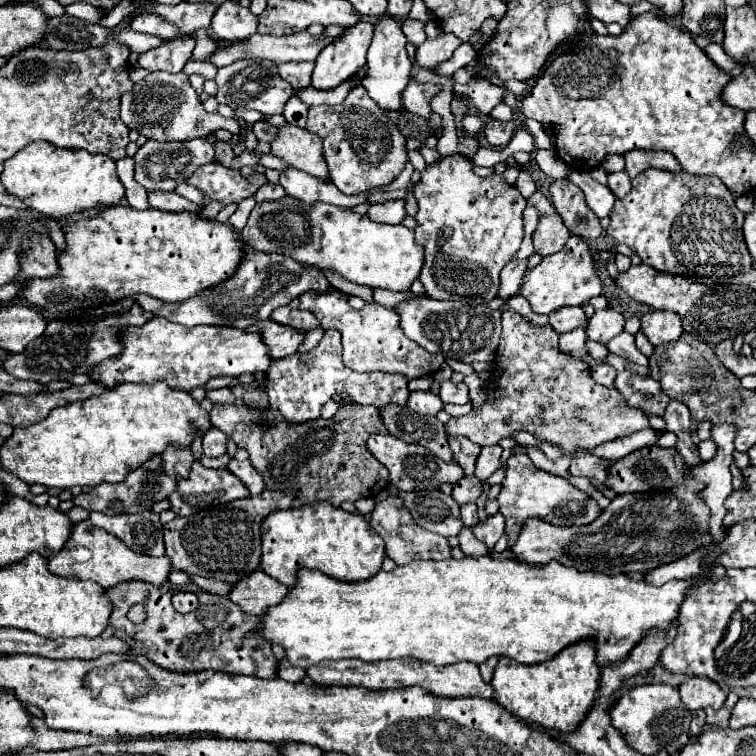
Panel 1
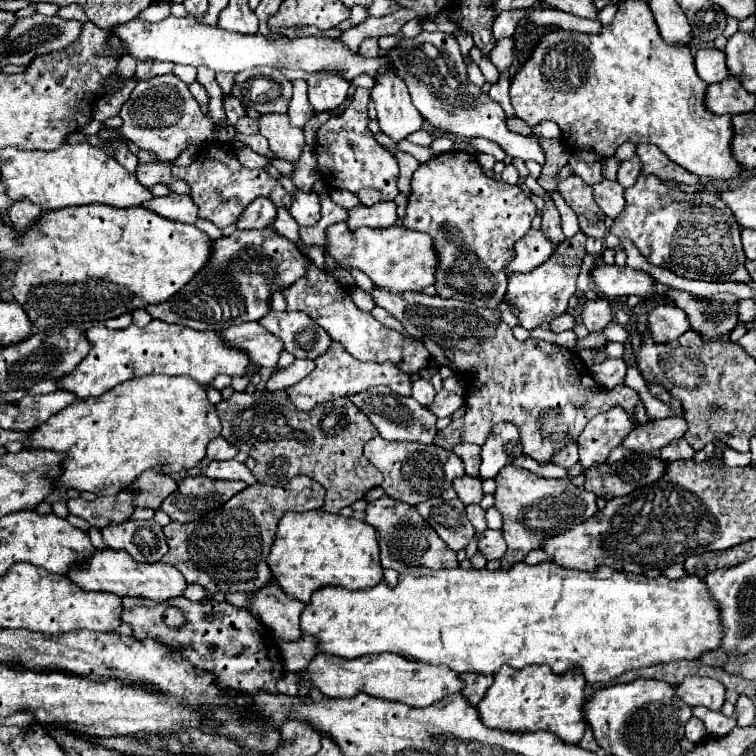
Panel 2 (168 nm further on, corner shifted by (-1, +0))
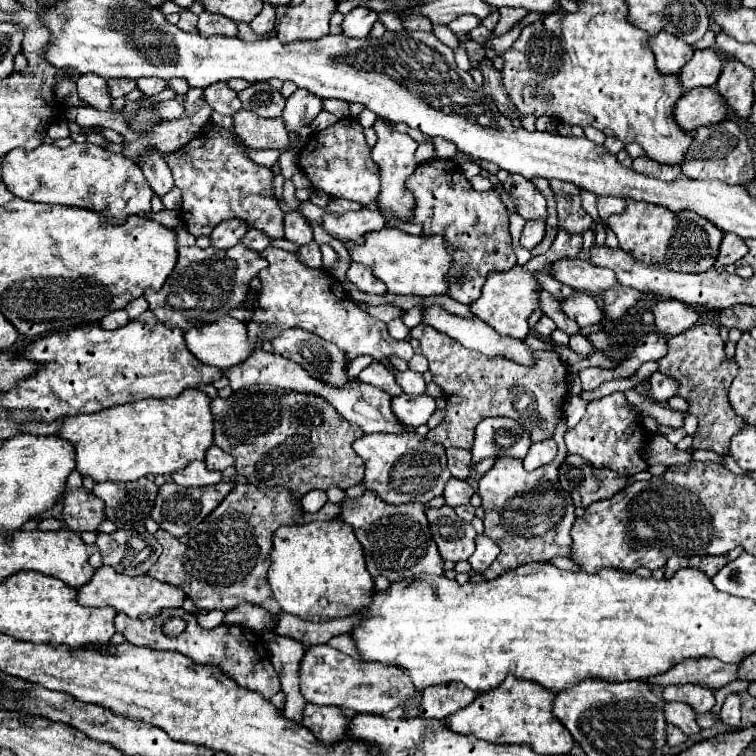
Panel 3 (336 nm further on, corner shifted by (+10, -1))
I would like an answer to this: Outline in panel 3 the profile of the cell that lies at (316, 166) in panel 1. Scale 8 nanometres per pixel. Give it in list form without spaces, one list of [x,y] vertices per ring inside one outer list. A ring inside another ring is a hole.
[[[240,109],[232,119],[236,135],[252,149],[286,149],[290,145],[290,135],[282,117],[262,119],[252,111]]]

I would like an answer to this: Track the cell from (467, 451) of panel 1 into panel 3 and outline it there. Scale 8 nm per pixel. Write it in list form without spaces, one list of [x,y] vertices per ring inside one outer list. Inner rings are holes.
[[[450,447],[446,449],[448,455],[448,469],[452,471],[452,477],[456,479],[466,479],[470,475],[470,461],[472,461],[472,453],[466,449],[456,449]]]

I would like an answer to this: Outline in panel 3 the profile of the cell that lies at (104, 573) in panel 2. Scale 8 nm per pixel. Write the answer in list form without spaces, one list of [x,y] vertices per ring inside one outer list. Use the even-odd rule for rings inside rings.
[[[102,565],[94,571],[92,579],[82,585],[80,589],[76,589],[78,593],[78,601],[82,605],[90,605],[90,607],[102,607],[102,605],[110,605],[116,611],[126,613],[128,617],[154,617],[160,613],[162,607],[182,607],[184,603],[184,593],[182,589],[176,589],[176,585],[168,585],[162,581],[156,581],[152,577],[140,575],[140,577],[128,577],[122,573],[116,573],[110,565]]]

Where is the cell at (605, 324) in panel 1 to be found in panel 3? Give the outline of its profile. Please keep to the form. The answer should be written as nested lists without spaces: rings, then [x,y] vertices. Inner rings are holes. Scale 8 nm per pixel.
[[[574,291],[572,297],[562,301],[562,311],[576,321],[580,327],[590,327],[598,321],[602,321],[602,311],[598,307],[598,303],[594,301],[592,295],[582,293],[582,291]]]

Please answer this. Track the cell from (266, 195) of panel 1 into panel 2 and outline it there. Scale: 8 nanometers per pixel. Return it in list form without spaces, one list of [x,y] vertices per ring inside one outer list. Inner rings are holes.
[[[255,198],[237,220],[237,230],[259,230],[273,224],[277,208],[267,198]]]

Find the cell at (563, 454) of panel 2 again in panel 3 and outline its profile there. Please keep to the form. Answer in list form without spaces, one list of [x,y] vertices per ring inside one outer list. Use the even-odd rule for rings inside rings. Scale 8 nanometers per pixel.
[[[554,439],[534,443],[534,445],[530,445],[528,455],[524,457],[524,469],[534,471],[534,469],[538,469],[542,465],[548,465],[556,455],[558,455],[558,447],[556,447]]]

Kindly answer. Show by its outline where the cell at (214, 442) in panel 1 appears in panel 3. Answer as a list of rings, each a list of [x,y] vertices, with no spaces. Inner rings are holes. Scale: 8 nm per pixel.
[[[212,445],[212,447],[208,449],[208,453],[206,453],[204,463],[206,463],[208,469],[220,469],[220,471],[222,471],[222,469],[226,469],[228,465],[232,465],[234,459],[232,459],[226,451],[222,451],[218,445]]]

